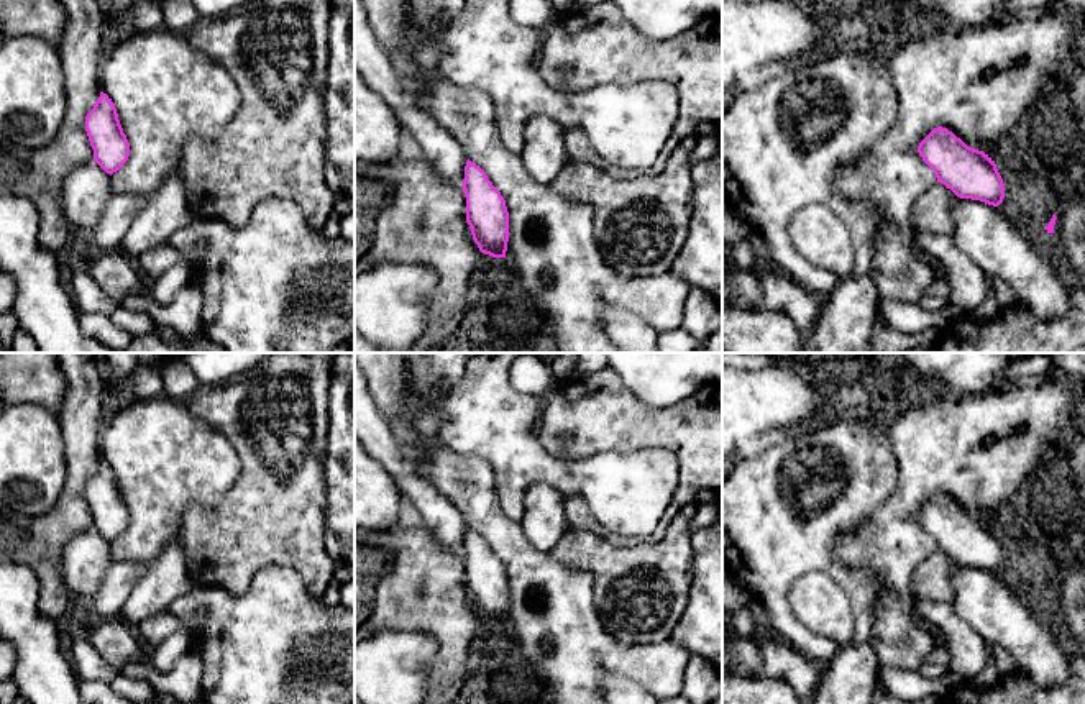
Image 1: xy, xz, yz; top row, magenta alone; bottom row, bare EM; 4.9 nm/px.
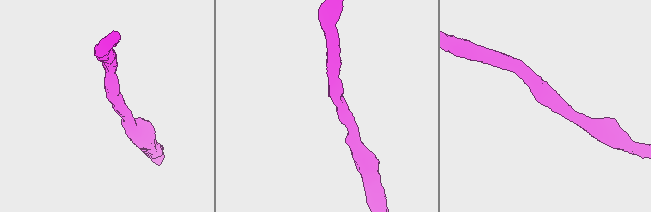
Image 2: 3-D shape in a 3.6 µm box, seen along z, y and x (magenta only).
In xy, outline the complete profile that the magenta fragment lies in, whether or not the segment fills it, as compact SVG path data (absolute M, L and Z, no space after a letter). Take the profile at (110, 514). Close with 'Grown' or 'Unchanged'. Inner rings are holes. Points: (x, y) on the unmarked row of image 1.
M100 459L85 484L85 499L94 517L94 528L107 540L117 540L130 523L130 510L118 487L112 466Z. Unchanged

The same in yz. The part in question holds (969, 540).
M934 496L918 514L922 528L960 566L998 574L1005 566L1003 546L995 528L967 514L947 496Z. Unchanged

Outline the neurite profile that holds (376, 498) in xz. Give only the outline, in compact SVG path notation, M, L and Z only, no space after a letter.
M355 433L355 527L382 532L397 527L401 491Z

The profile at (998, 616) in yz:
M957 565L950 586L957 614L985 643L1001 645L1039 688L1054 689L1070 679L1070 653L1062 647L1052 617L1042 617L996 574L980 568Z

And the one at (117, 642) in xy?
M121 615L90 620L84 633L115 673L120 673L126 665L141 663L148 651L136 629Z

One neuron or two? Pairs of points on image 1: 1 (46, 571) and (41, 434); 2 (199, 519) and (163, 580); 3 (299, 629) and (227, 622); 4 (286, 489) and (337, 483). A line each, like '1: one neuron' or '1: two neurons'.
1: two neurons
2: two neurons
3: one neuron
4: two neurons

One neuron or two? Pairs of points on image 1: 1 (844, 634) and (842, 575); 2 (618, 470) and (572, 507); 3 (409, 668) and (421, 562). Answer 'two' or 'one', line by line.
1: two
2: two
3: two

